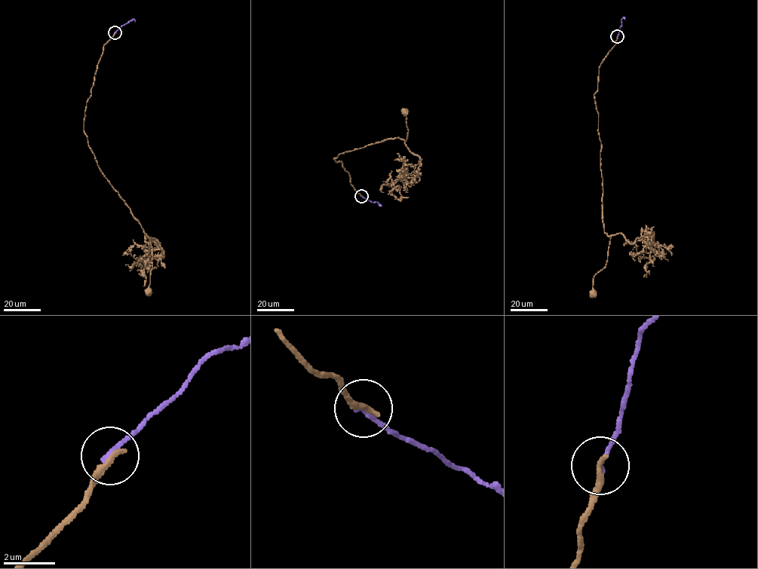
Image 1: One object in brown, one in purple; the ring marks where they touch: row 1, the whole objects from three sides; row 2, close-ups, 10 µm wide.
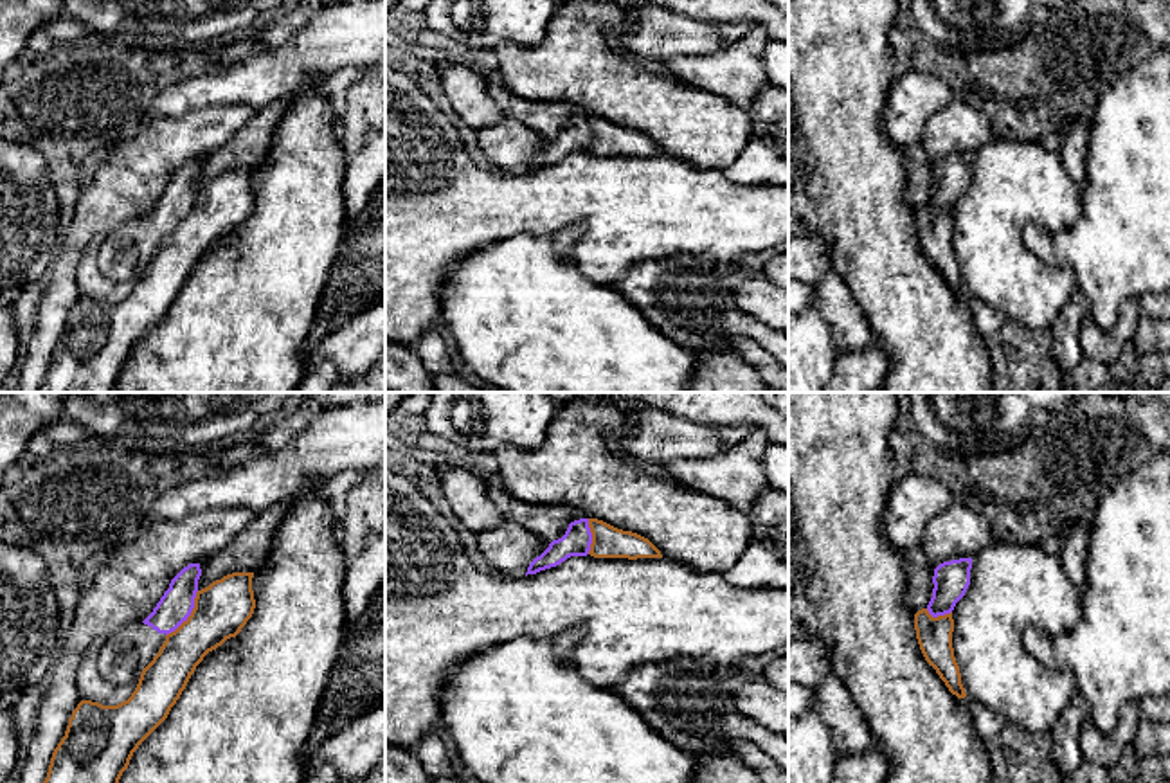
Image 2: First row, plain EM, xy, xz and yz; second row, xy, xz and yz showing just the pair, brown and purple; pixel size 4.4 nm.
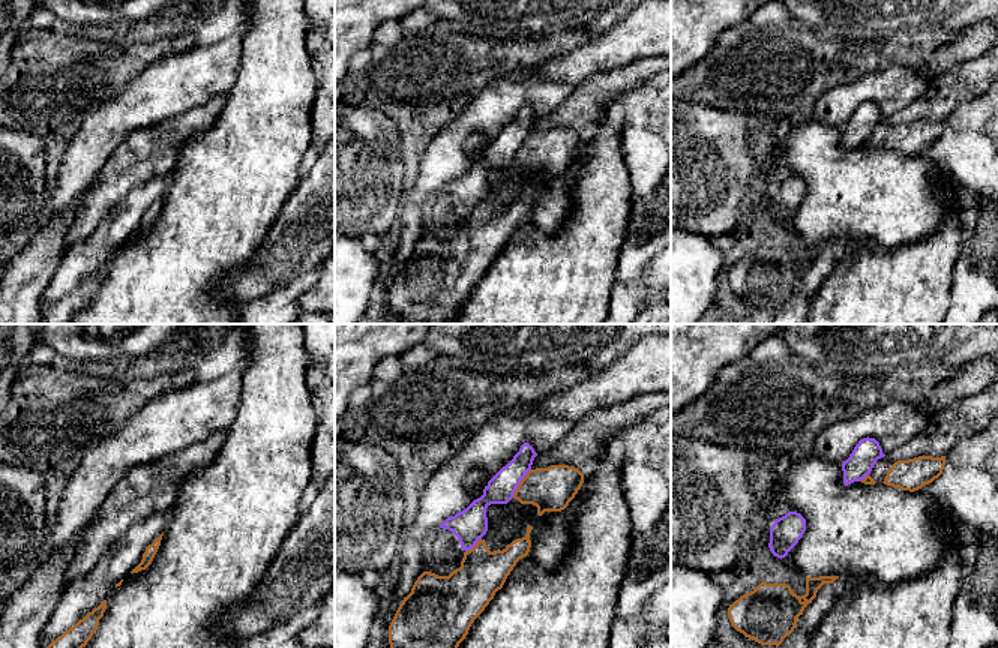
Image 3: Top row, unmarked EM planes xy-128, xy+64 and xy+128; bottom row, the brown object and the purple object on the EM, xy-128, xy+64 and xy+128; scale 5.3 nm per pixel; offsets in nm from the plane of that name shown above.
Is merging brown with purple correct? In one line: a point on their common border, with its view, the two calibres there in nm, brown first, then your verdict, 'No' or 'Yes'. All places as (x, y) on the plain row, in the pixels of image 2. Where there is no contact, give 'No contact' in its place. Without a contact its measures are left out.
Touches brown at xy (191, 211). Thickness 240 nm (brown) against 150 nm. No

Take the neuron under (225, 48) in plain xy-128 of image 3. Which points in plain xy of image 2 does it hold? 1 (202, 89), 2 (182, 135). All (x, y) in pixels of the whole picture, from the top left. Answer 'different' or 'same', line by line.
1: same
2: different

